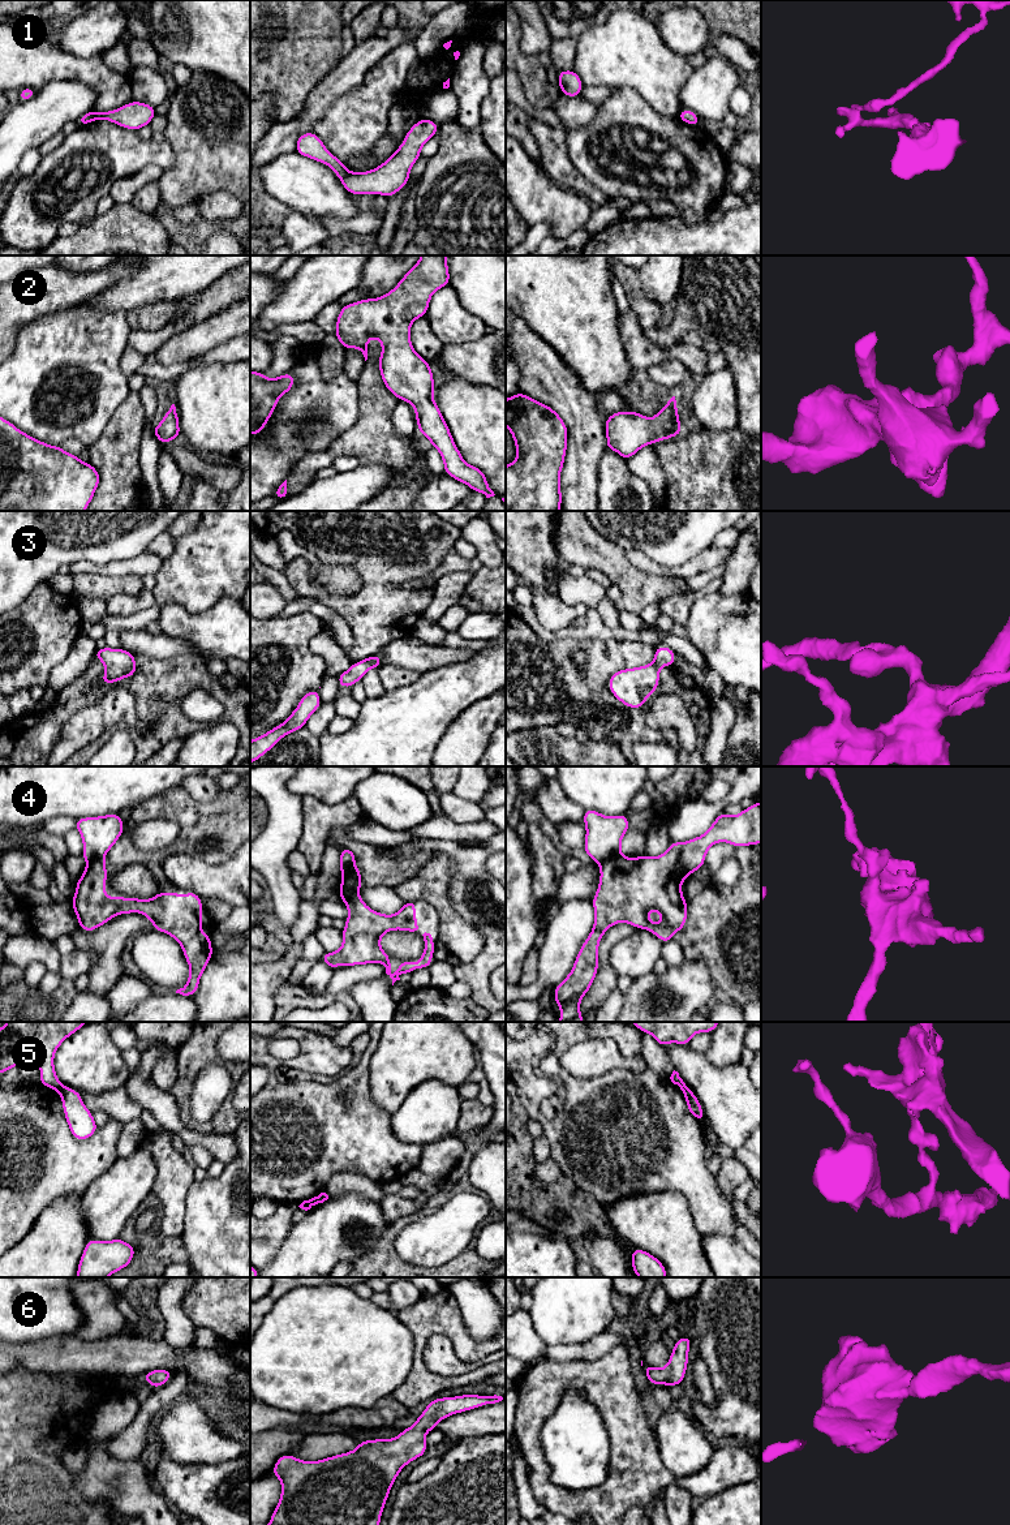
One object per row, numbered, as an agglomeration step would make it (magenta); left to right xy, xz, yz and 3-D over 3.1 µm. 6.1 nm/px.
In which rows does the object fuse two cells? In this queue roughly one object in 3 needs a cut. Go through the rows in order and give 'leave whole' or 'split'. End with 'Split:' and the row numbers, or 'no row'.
1: split
2: leave whole
3: leave whole
4: split
5: split
6: leave whole
Split: 1, 4, 5

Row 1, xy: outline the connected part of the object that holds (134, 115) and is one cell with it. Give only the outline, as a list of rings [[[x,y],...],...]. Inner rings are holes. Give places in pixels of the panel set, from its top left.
[[[130,102],[117,109],[112,111],[93,111],[93,121],[108,120],[125,129],[137,132],[145,125],[150,125],[152,117],[156,115],[155,107],[142,103]]]

